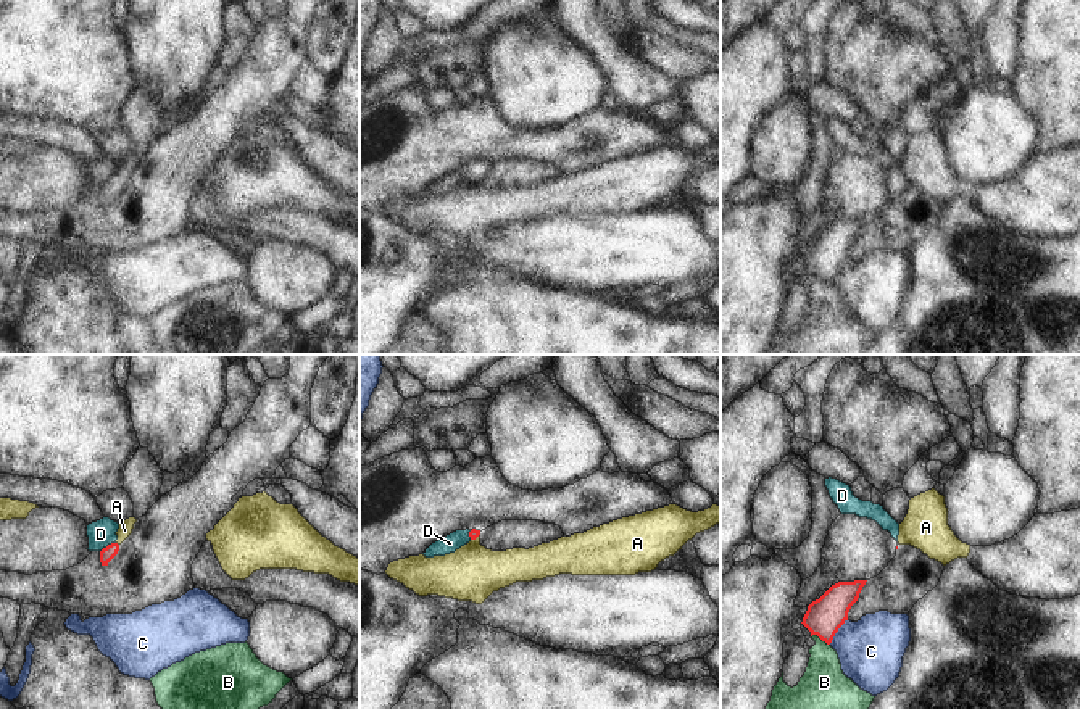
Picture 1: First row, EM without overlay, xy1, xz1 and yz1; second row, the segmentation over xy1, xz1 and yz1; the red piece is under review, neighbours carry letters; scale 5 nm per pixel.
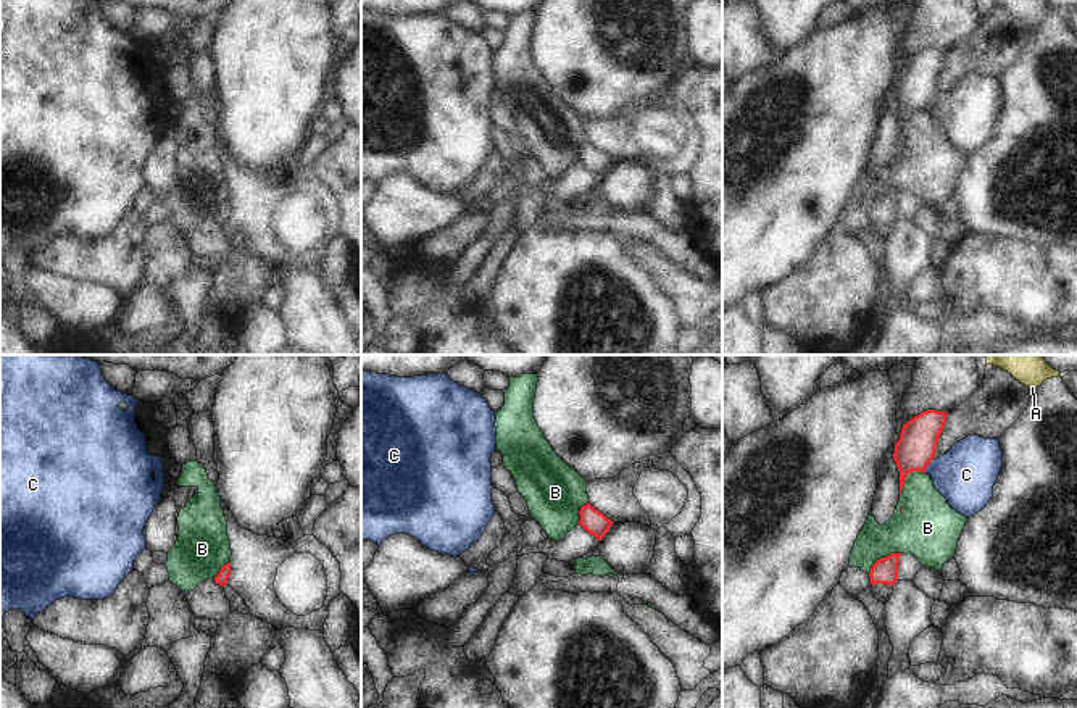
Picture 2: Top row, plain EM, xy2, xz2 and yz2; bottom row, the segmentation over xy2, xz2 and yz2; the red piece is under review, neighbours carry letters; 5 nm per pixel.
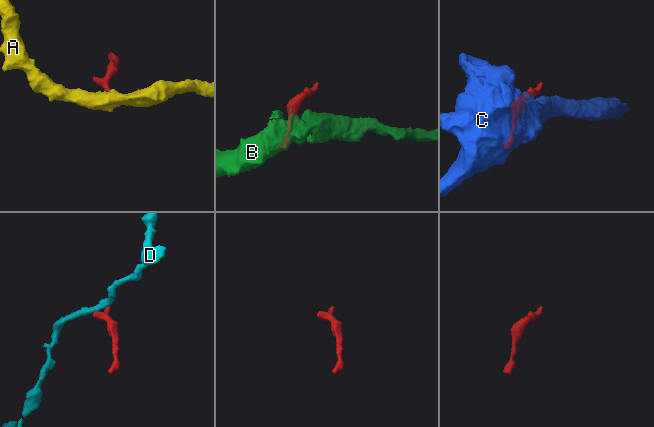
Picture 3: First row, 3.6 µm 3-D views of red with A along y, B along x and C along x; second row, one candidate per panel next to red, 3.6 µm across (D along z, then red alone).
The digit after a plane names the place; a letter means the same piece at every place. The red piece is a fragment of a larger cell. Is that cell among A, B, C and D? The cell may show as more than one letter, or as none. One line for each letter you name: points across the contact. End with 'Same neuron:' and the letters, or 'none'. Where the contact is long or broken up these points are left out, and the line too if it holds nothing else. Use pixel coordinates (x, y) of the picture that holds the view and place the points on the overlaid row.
Same neuron: none.

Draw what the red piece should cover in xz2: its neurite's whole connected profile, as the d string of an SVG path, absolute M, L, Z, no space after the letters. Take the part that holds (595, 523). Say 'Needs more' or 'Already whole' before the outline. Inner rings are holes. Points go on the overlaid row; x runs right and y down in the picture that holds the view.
Already whole. M590 503L584 505L579 511L580 521L579 524L598 540L605 537L605 534L613 526L613 521L608 519L603 513L595 510Z

